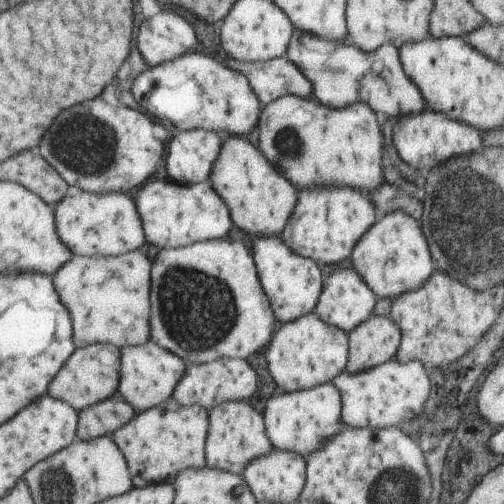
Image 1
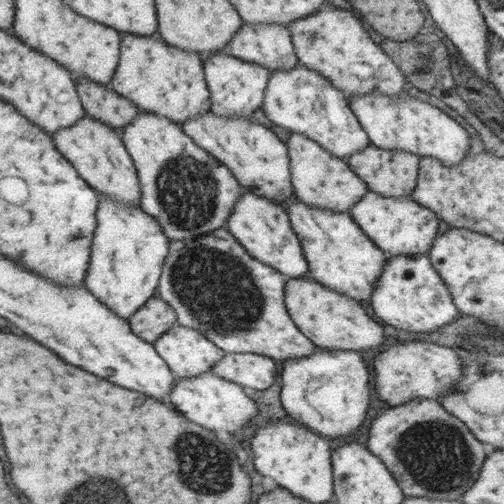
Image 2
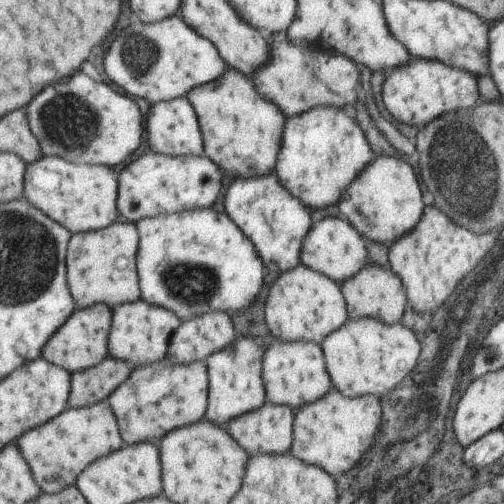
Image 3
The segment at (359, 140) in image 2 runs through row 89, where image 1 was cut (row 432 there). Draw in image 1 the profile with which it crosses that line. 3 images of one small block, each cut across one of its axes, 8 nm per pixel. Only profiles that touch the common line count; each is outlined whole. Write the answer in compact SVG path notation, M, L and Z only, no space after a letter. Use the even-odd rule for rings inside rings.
M333 382L313 386L311 390L297 390L297 392L281 392L277 390L265 402L265 420L267 420L267 438L279 452L295 452L307 458L327 440L331 440L339 428L343 426L341 416L341 392Z

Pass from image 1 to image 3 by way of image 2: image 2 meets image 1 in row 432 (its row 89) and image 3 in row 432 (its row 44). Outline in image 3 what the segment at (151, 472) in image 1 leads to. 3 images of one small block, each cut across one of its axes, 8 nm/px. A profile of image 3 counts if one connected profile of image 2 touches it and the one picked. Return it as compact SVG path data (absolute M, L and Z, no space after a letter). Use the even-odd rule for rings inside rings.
M167 358L159 362L149 362L131 370L131 376L111 398L107 398L111 412L117 420L119 436L125 446L137 442L161 440L169 430L179 426L195 424L203 418L205 406L209 406L209 374L205 374L205 364L171 364Z

